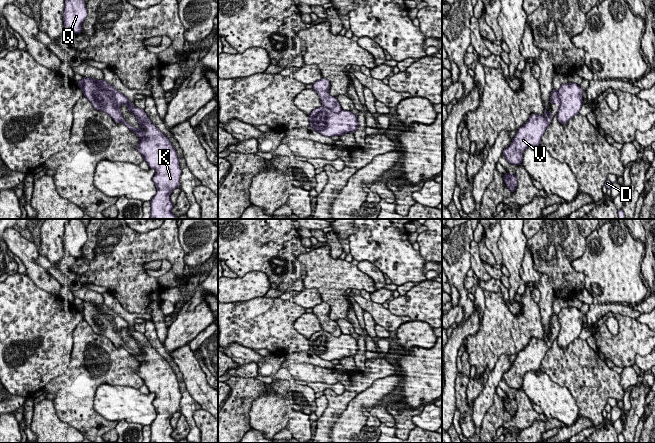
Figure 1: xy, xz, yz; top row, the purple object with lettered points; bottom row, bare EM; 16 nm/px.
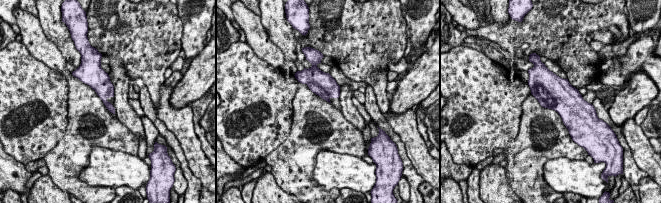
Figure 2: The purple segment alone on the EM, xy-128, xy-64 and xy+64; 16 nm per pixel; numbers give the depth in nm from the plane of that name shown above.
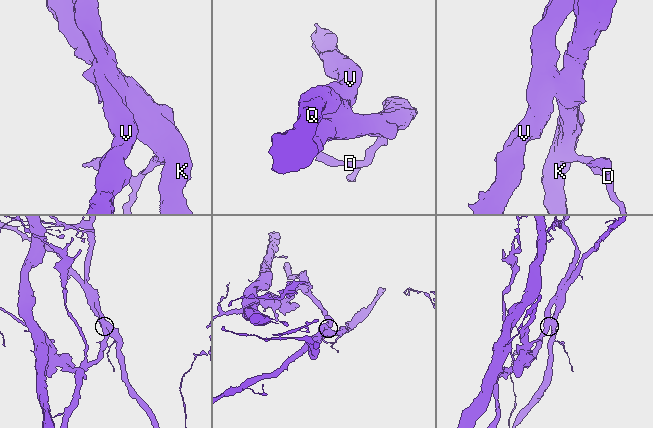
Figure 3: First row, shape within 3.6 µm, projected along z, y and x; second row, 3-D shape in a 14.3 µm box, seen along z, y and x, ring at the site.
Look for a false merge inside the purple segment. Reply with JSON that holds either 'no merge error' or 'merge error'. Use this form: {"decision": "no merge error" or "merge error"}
{"decision": "merge error"}

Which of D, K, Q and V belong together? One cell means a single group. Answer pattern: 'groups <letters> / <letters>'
groups D K / Q V

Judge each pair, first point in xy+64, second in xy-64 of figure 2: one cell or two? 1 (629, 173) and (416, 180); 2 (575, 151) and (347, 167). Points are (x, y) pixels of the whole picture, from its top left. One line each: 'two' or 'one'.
1: one
2: two

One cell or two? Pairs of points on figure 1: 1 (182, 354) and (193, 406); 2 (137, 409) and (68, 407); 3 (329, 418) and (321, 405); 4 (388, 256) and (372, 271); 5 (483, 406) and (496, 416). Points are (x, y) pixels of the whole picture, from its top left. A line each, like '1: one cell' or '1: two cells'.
1: two cells
2: two cells
3: two cells
4: two cells
5: two cells

